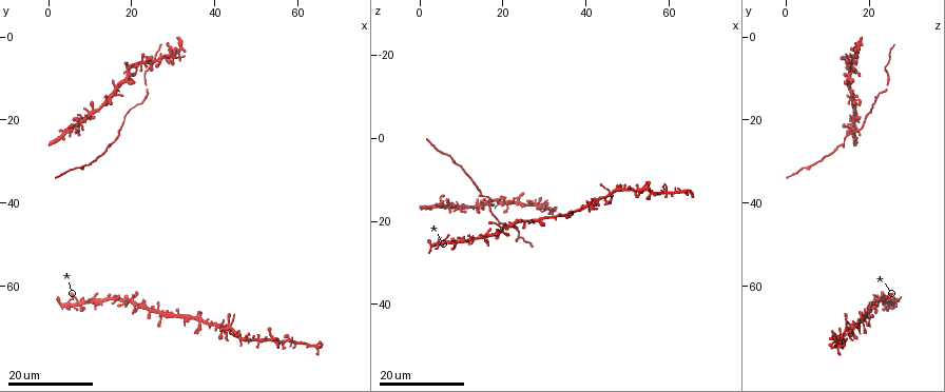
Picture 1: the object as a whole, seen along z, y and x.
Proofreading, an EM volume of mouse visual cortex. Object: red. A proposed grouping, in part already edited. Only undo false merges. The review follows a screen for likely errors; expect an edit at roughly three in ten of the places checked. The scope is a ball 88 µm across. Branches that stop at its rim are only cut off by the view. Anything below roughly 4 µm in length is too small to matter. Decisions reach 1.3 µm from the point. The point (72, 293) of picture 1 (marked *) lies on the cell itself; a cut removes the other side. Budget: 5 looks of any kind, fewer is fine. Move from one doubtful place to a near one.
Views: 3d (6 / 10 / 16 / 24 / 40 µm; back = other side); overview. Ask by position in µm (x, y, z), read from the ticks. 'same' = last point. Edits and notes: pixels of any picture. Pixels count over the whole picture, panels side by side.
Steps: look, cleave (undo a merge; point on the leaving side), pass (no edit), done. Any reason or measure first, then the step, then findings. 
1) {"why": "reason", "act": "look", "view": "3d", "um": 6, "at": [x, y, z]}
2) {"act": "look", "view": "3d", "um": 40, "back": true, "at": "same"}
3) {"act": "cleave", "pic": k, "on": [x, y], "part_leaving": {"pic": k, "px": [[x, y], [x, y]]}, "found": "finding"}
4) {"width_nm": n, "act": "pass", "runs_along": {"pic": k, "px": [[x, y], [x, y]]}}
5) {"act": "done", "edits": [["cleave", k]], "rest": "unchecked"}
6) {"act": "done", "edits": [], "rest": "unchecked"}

{"act": "look", "view": "3d", "um": 24, "at": [16.0, 63.0, 23.5]}

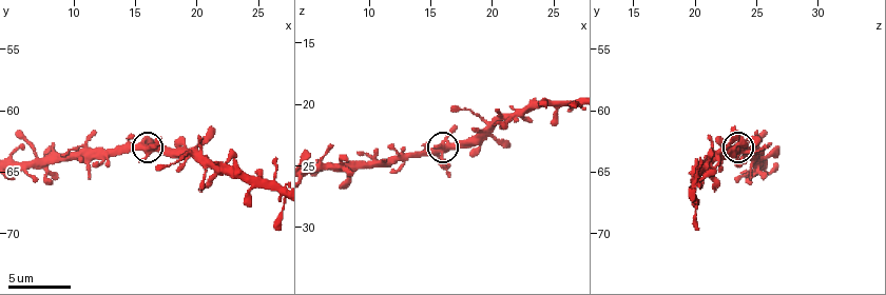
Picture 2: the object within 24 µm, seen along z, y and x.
{"act": "look", "view": "3d", "um": 10, "at": "same"}

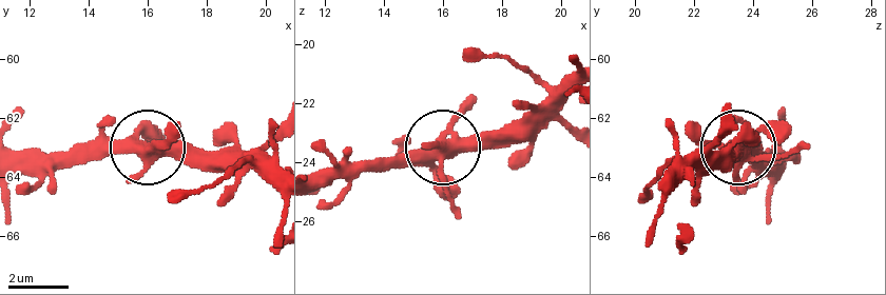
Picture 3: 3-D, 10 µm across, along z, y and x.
{"act": "pass", "runs_along": {"pic": 3, "px": [[22, 172], [75, 154], [151, 146], [239, 154]]}, "found": "one cell here"}

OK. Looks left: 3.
{"why": "four-way junction", "act": "look", "view": "3d", "um": 24, "at": [43.5, 69.5, 15.0]}

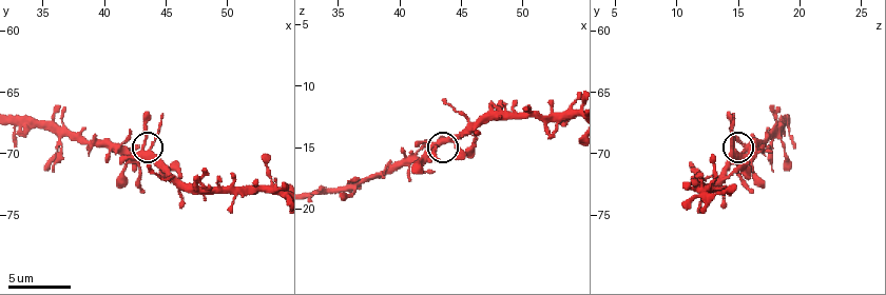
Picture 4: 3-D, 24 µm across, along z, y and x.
{"act": "look", "view": "3d", "um": 6, "at": [43.8, 69.6, 14.4]}

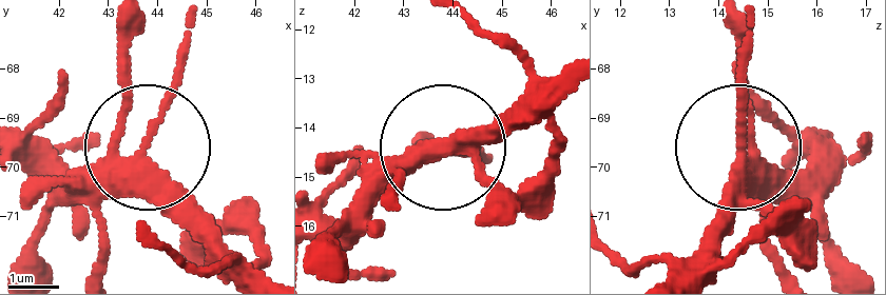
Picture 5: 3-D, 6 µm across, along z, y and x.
{"act": "look", "view": "3d", "um": 6, "back": true, "at": [43.70, 69.75, 14.45]}

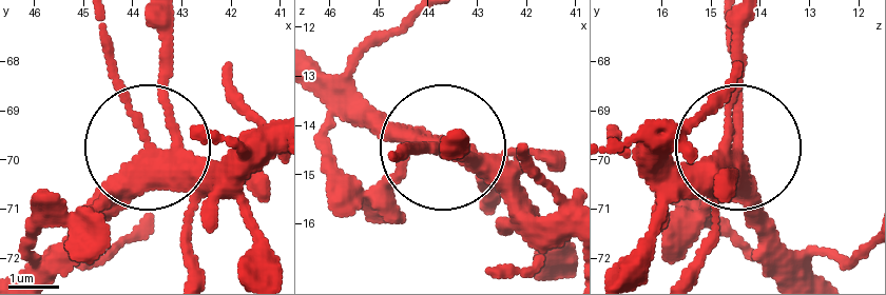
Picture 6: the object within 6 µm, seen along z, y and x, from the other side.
{"width_nm": 330, "act": "pass", "found": "one cell here"}

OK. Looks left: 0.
{"act": "done", "edits": [], "rest": "unchecked"}

